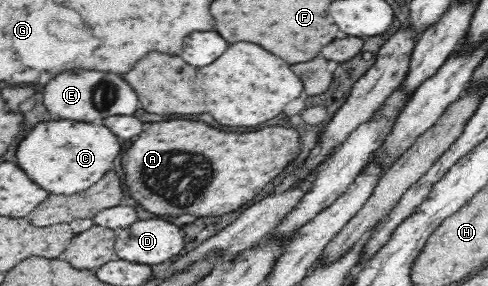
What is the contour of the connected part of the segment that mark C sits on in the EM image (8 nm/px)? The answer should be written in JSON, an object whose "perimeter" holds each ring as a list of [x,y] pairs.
{"perimeter":[[[50,120],[38,122],[30,130],[30,134],[20,140],[16,148],[16,164],[48,194],[72,196],[88,190],[113,170],[112,164],[120,156],[120,152],[122,150],[118,138],[104,126],[70,120]]]}

